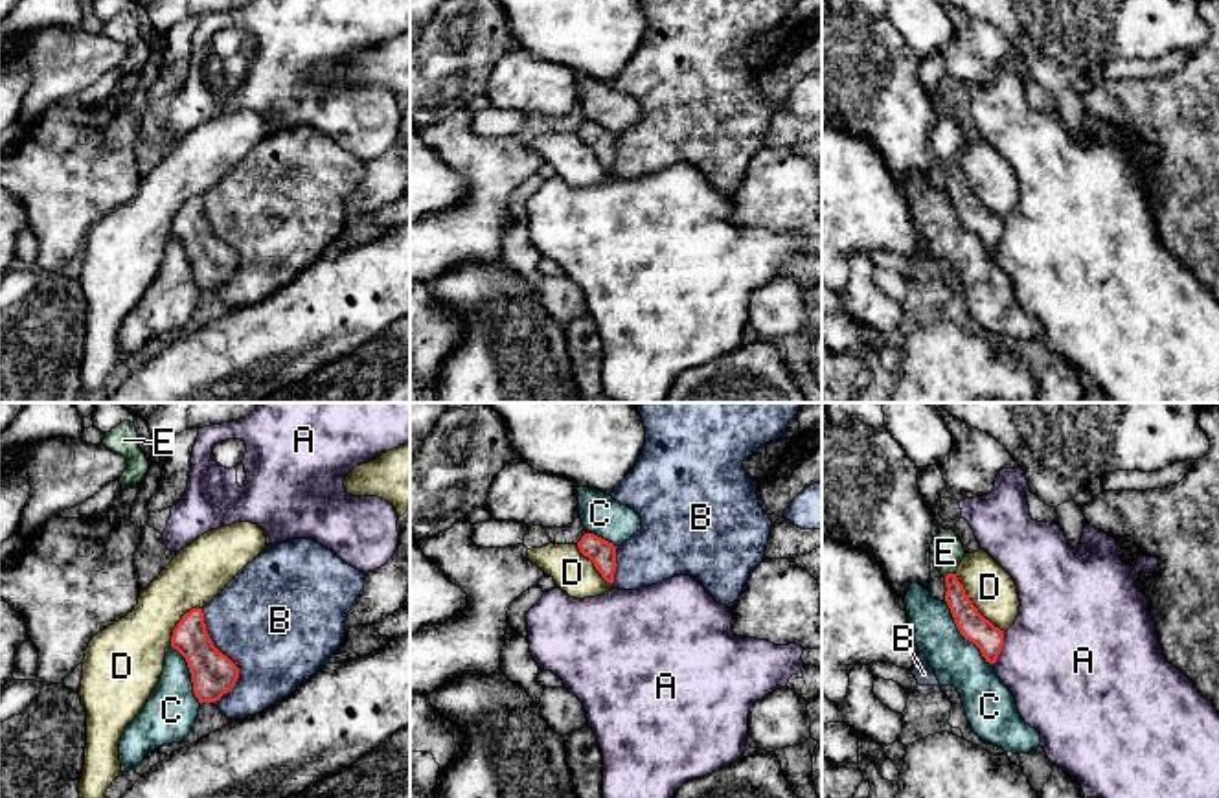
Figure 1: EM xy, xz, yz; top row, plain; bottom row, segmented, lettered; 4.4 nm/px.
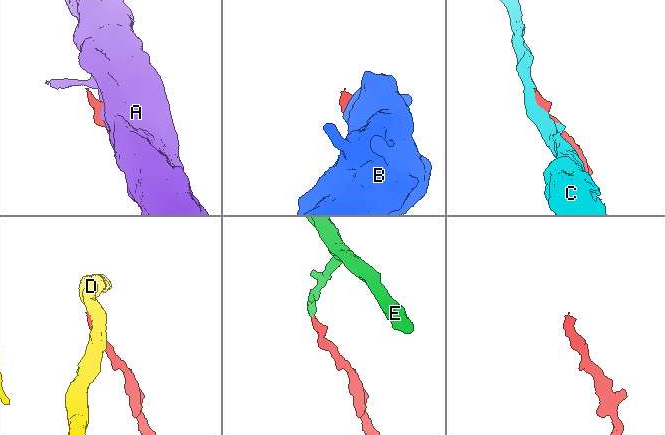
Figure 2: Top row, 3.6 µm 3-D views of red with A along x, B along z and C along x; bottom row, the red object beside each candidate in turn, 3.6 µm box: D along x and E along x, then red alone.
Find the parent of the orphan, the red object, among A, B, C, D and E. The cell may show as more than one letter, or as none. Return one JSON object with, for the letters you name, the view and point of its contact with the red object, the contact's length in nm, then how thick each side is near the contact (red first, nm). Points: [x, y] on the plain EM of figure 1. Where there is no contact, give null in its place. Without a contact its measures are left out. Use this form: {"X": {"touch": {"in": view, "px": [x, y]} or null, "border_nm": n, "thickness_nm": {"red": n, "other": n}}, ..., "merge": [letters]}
{"E": {"touch": {"in": "yz", "px": [949, 162]}, "border_nm": 60, "thickness_nm": {"red": 120, "other": 140}}, "merge": ["E"]}

